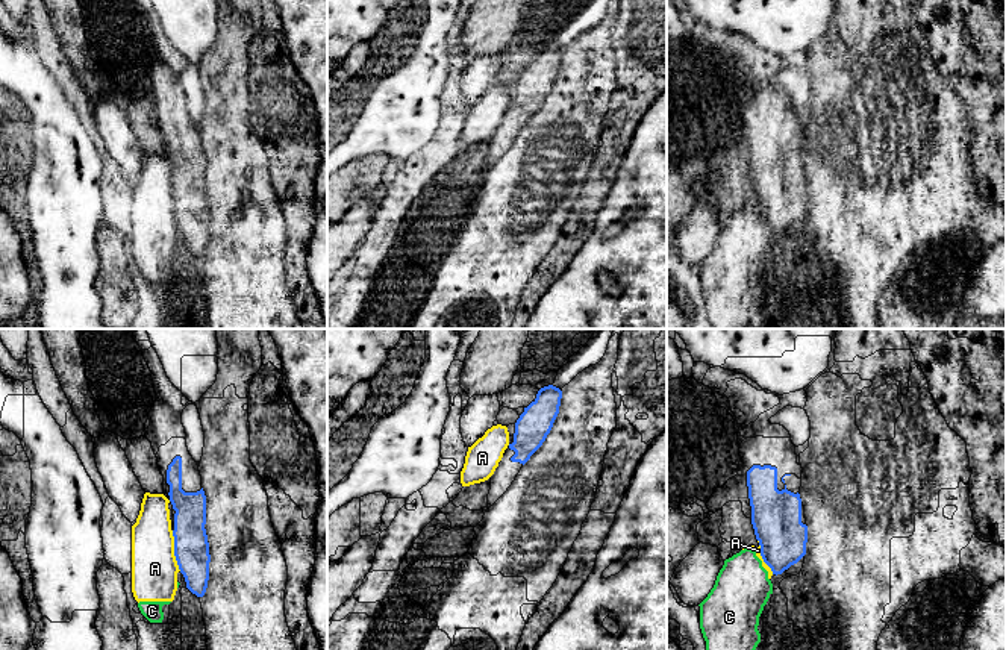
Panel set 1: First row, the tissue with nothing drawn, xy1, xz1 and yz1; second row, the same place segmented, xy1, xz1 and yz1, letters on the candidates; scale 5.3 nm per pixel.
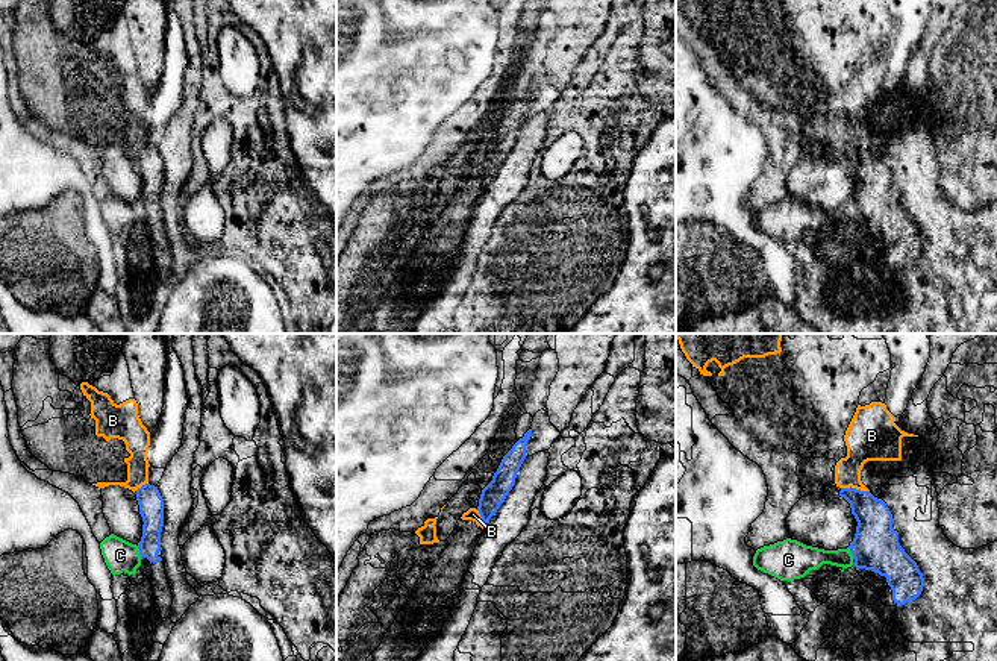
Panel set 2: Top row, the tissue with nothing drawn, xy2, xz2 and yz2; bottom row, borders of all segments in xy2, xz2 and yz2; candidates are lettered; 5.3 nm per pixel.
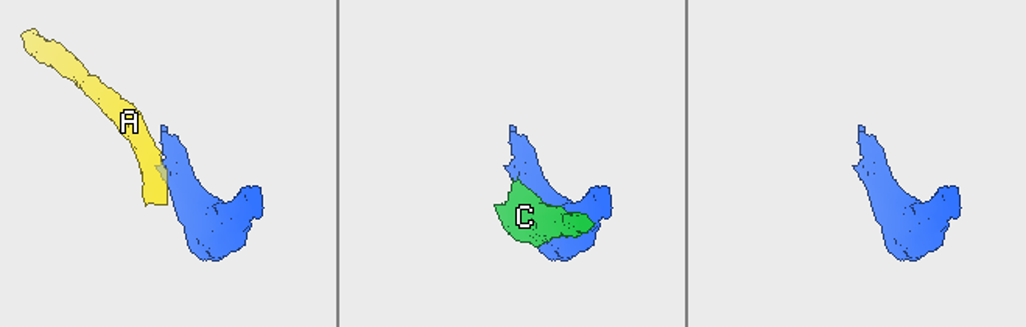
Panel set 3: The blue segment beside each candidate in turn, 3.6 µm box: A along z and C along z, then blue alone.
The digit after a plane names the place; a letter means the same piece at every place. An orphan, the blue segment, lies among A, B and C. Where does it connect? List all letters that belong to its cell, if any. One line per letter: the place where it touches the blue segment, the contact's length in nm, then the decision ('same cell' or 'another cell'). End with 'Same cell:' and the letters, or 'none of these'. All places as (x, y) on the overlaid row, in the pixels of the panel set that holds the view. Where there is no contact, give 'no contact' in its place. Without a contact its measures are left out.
A: xy1 (174, 550) | 220 nm | another cell
B: yz2 (855, 488) | 150 nm | another cell
C: xy2 (140, 552) | 80 nm | another cell
Same cell: none of these

